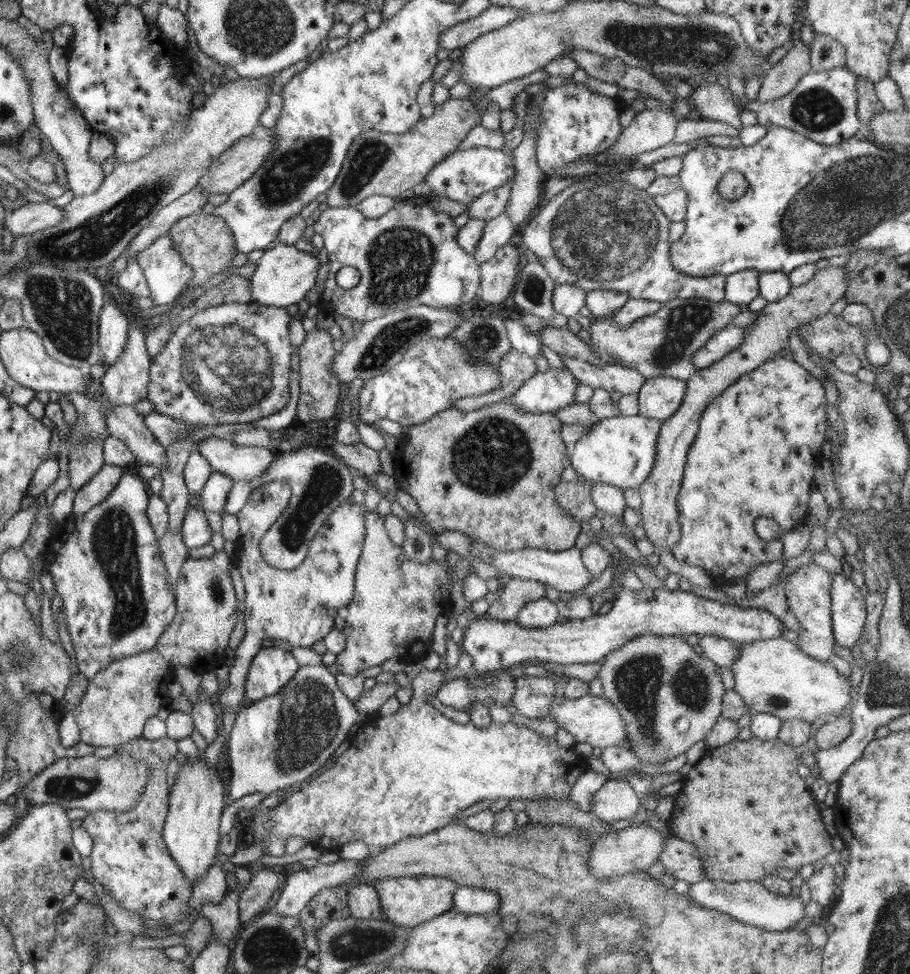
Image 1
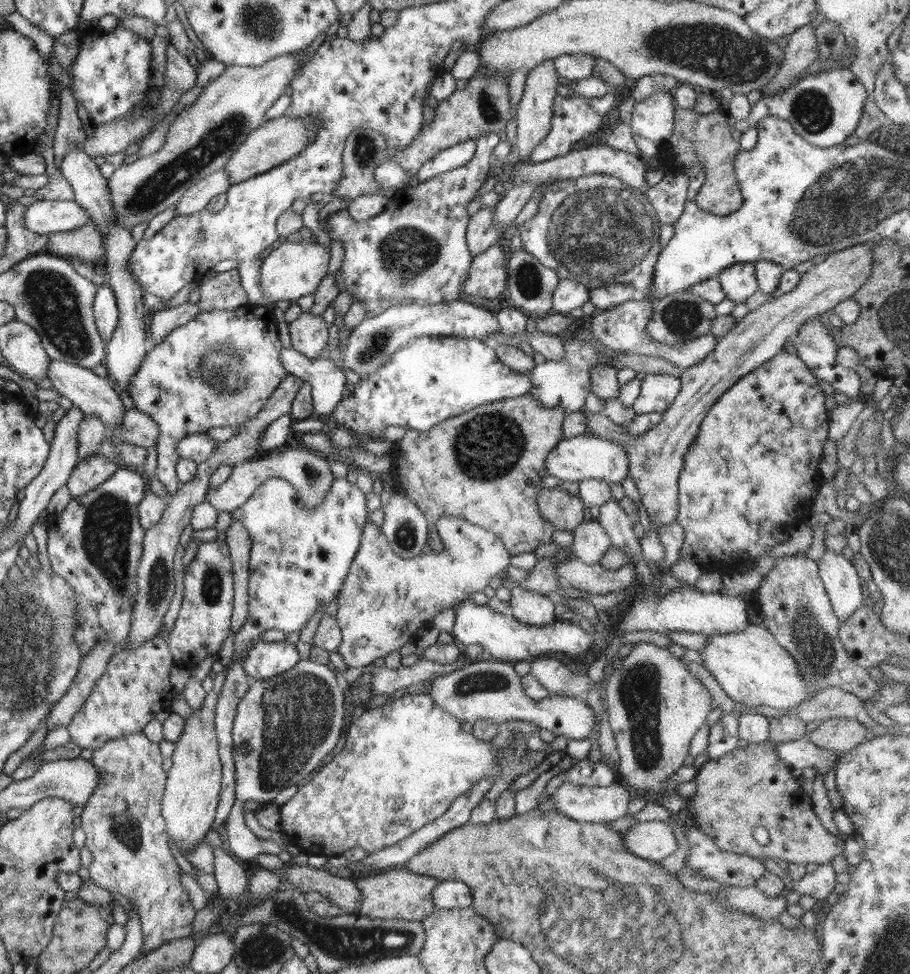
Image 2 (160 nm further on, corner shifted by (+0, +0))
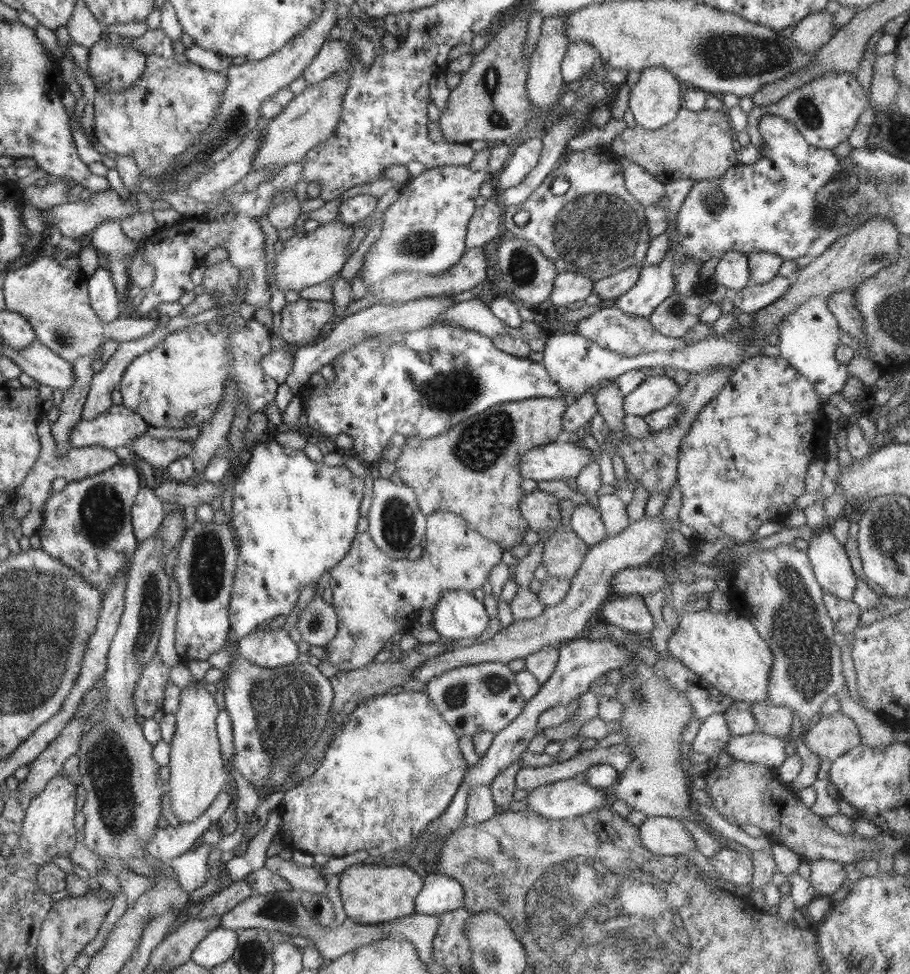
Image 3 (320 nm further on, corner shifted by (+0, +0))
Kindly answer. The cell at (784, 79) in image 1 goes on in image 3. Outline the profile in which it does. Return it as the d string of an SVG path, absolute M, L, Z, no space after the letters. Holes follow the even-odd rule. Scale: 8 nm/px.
M821 10L821 12L812 12L806 16L800 23L794 26L794 33L790 40L806 54L816 54L818 50L830 41L835 34L833 14Z

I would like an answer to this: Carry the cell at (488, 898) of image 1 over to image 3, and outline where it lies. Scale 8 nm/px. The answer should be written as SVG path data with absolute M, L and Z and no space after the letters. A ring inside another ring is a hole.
M424 874L422 890L416 895L416 913L441 915L464 907L465 892L460 882L442 874Z

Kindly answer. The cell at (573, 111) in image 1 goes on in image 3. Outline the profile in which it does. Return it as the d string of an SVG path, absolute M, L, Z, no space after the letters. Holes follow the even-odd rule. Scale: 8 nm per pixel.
M541 135L533 136L521 146L518 146L514 150L511 160L508 160L504 168L500 170L497 176L494 176L493 181L495 182L496 190L506 190L513 186L517 187L538 163L542 148Z

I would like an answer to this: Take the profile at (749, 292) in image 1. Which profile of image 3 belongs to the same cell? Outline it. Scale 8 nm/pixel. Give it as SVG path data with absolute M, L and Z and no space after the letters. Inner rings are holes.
M728 251L721 256L715 270L715 282L727 290L737 290L750 284L747 255L738 251Z

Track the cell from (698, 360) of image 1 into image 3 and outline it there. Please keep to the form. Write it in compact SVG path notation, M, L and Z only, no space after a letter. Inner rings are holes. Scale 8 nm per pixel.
M613 303L603 306L594 314L579 320L576 325L572 325L573 331L593 340L602 348L617 352L621 355L636 356L637 354L644 354L649 352L670 352L671 350L685 350L690 344L687 340L681 338L672 338L660 334L652 323L643 316L629 315Z

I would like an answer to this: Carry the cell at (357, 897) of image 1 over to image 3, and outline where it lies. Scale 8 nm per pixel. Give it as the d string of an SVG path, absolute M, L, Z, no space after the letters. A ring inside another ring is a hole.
M274 855L267 857L265 867L287 880L295 893L300 894L304 891L325 895L327 893L326 878L322 877L314 866L304 866L292 861L292 859L285 860L279 855Z

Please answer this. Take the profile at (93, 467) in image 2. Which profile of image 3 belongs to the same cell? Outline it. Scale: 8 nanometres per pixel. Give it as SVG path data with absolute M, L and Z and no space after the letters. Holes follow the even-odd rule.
M46 413L41 417L37 427L38 441L40 441L40 456L36 459L33 470L28 472L28 476L24 478L24 483L16 488L16 494L13 501L18 502L20 499L28 499L32 503L32 510L28 512L26 517L22 518L20 524L20 532L23 536L30 539L40 529L42 522L44 522L44 502L50 496L51 488L55 478L66 479L67 482L82 480L87 476L94 476L100 474L109 468L112 468L116 463L120 462L119 456L109 448L103 446L89 446L89 447L74 447L68 449L63 457L59 457L57 453L57 446L51 433L51 421L48 419Z

